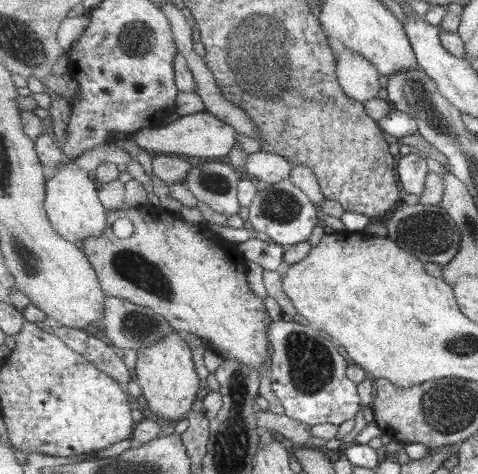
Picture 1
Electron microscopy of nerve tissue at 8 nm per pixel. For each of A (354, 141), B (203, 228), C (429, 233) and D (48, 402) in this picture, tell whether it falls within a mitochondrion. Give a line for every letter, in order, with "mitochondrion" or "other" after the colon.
A: other
B: other
C: mitochondrion
D: other

